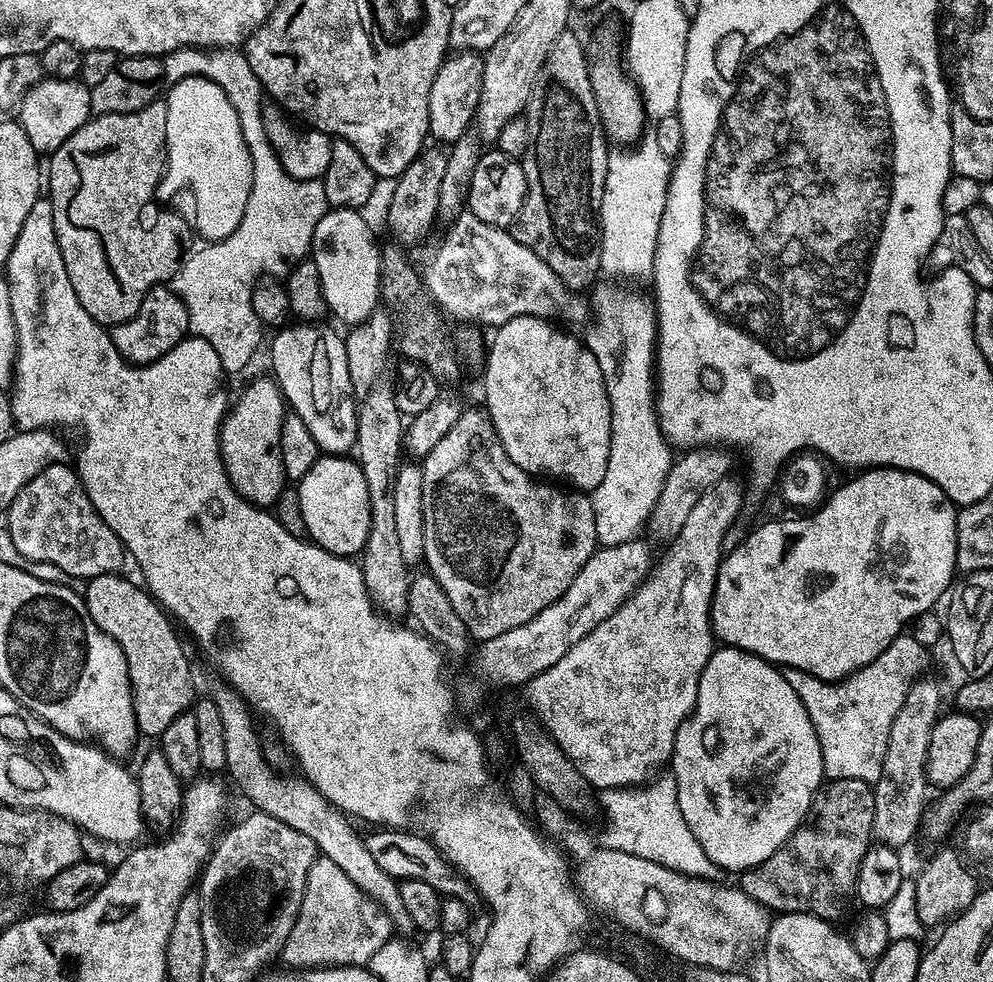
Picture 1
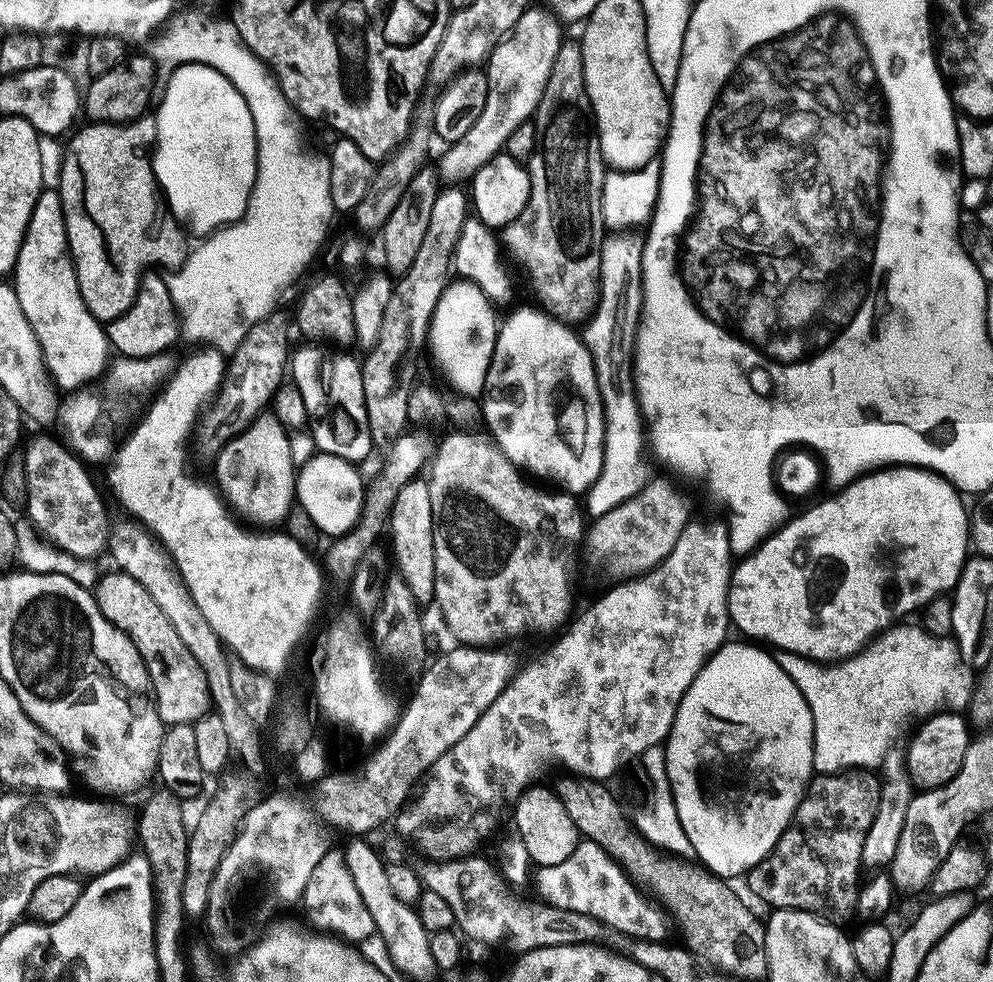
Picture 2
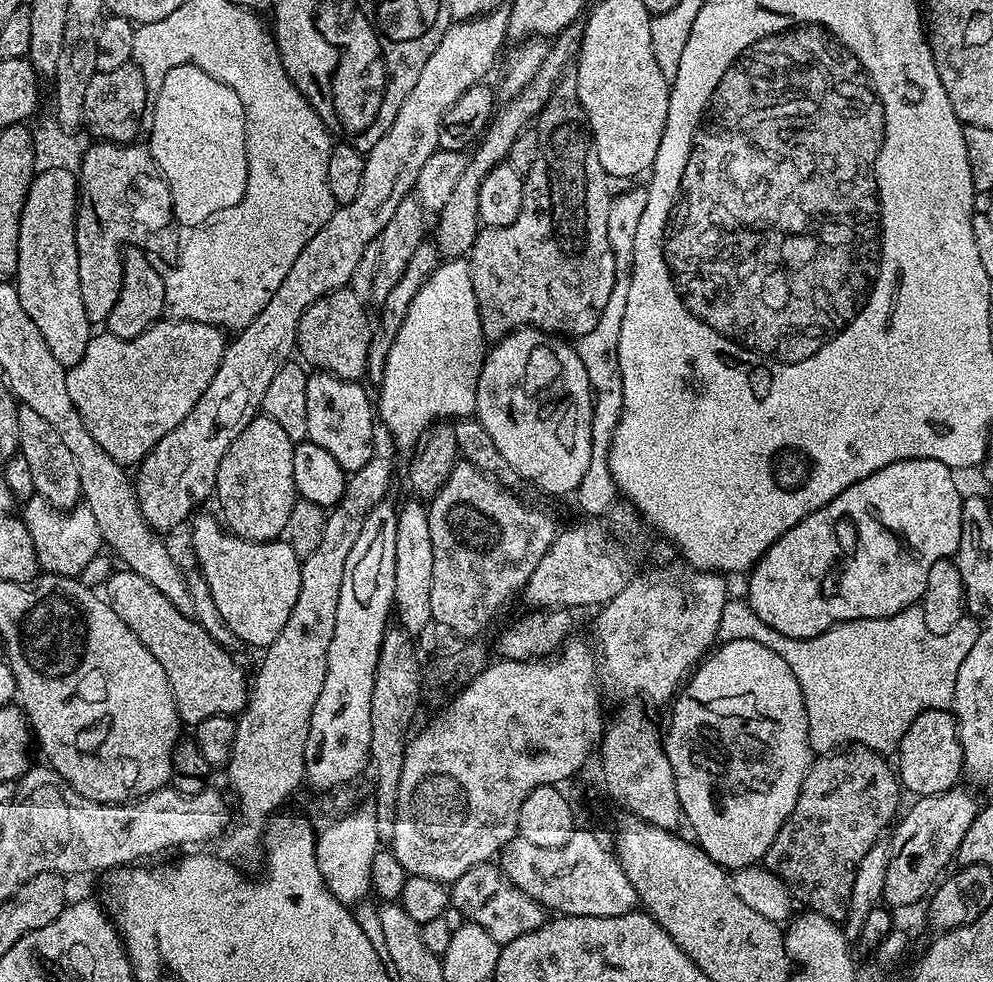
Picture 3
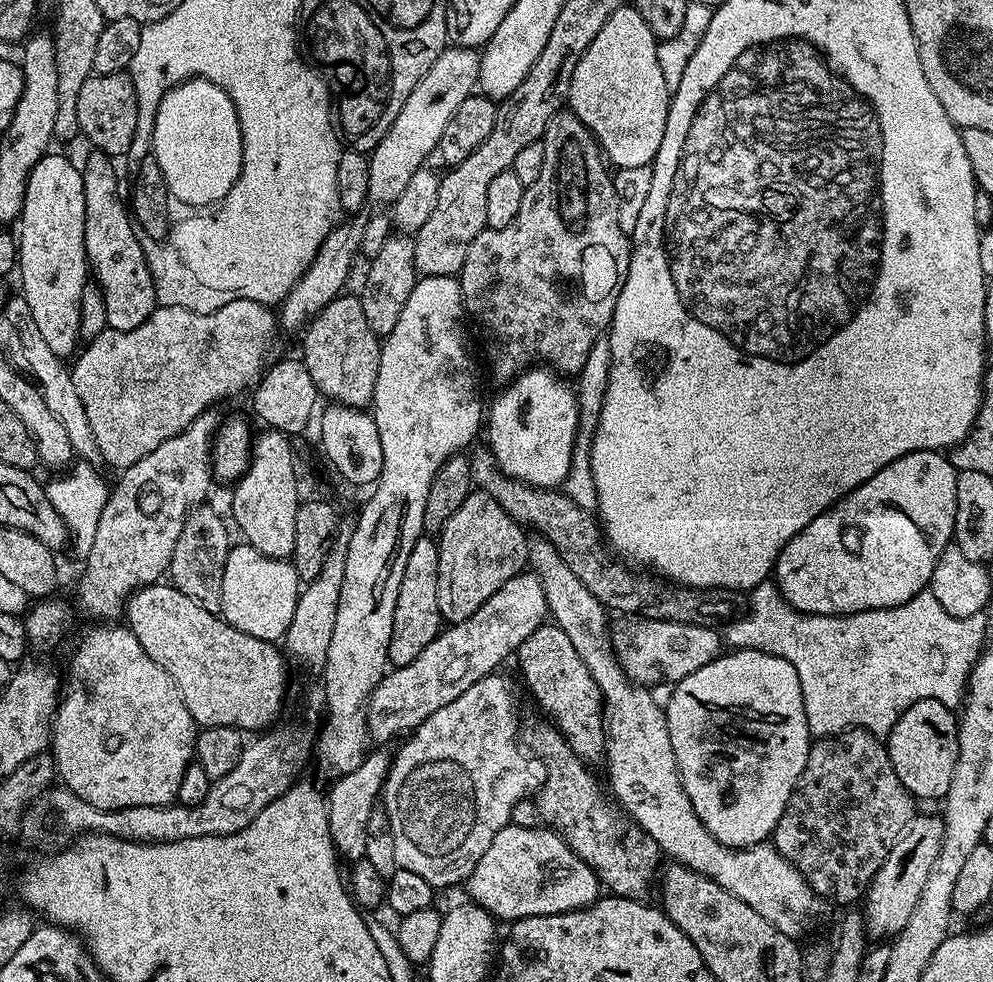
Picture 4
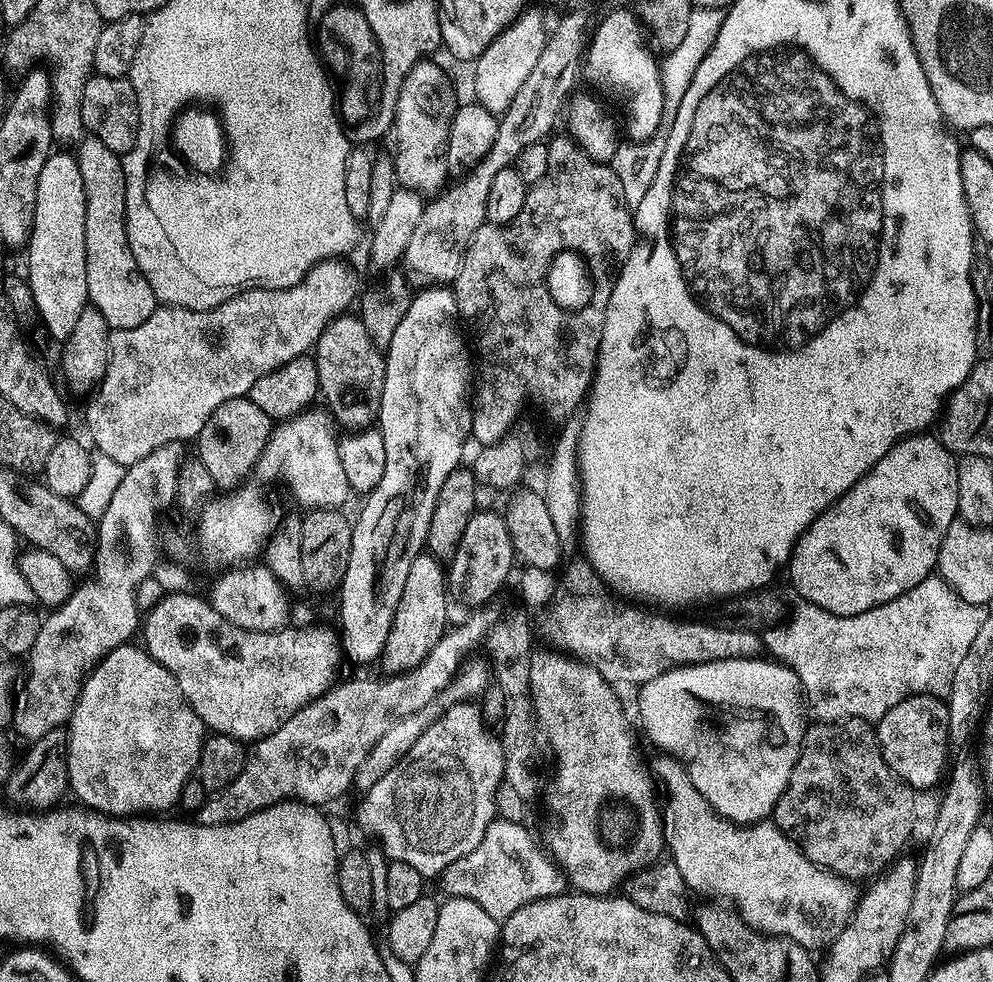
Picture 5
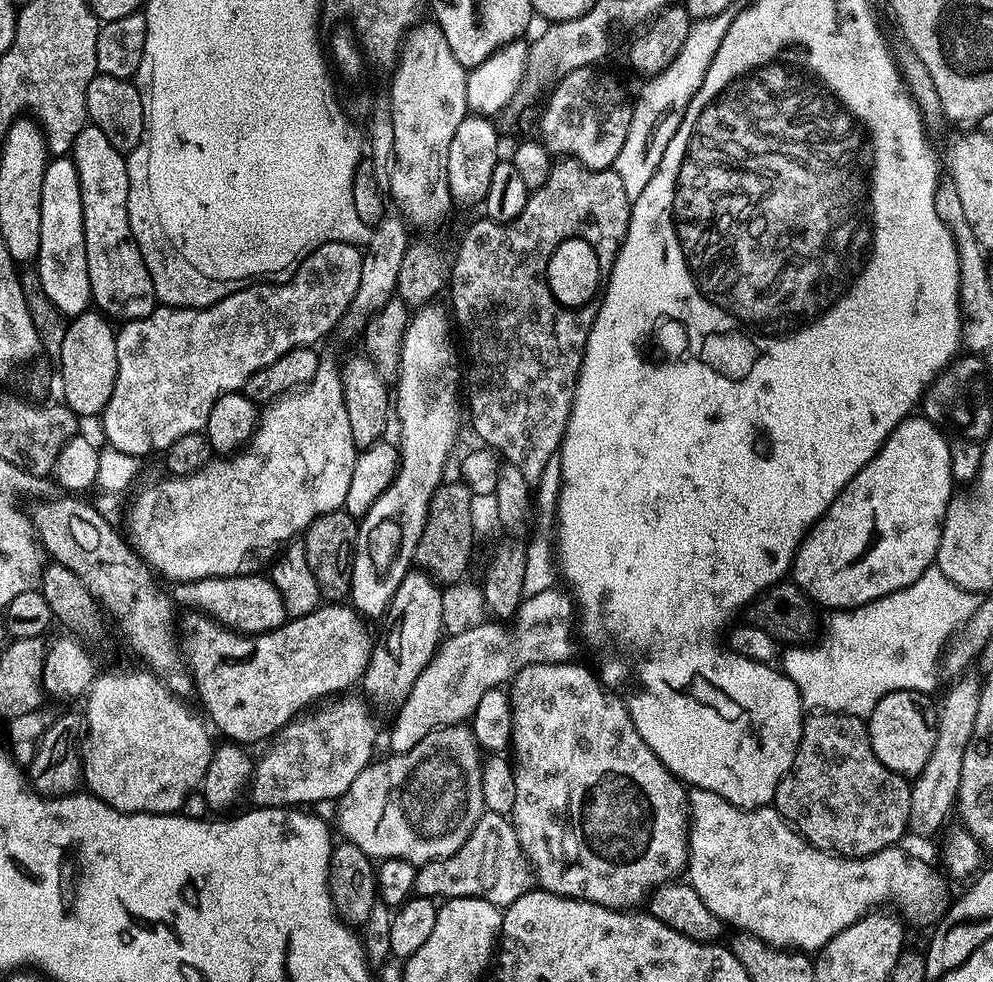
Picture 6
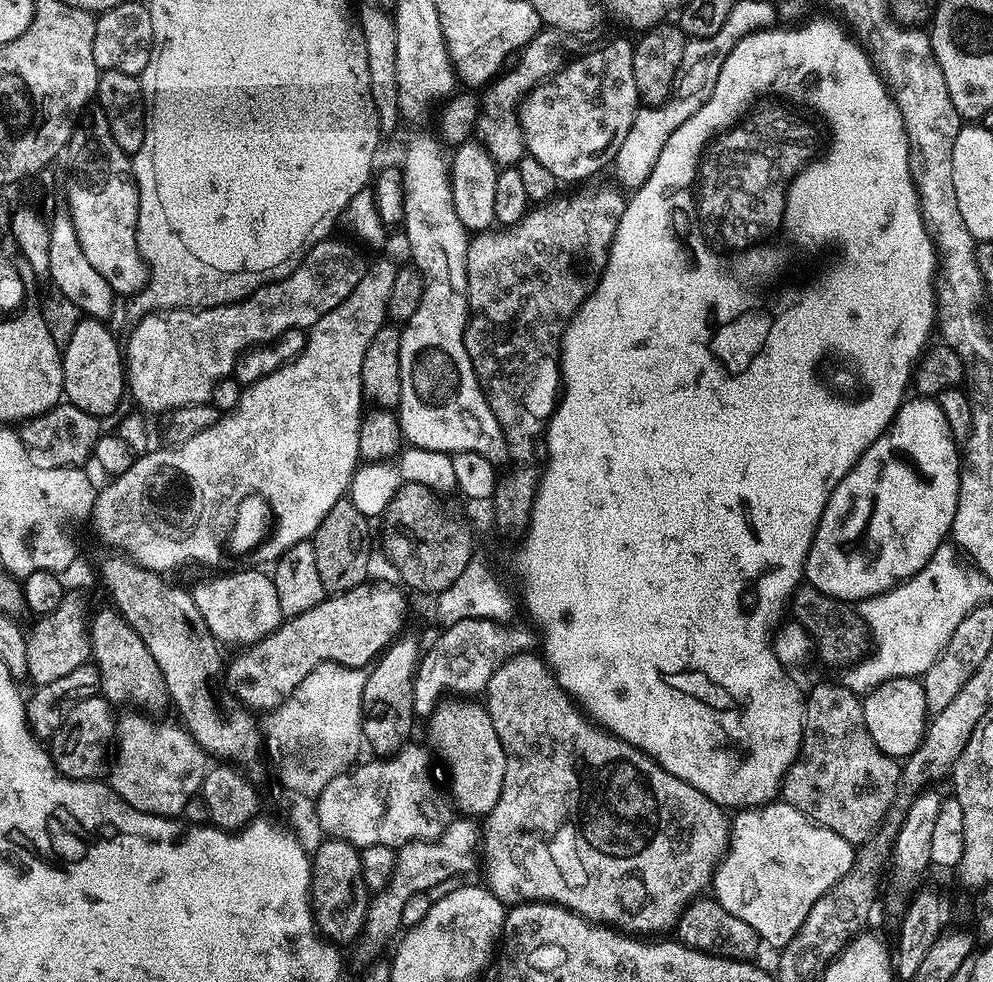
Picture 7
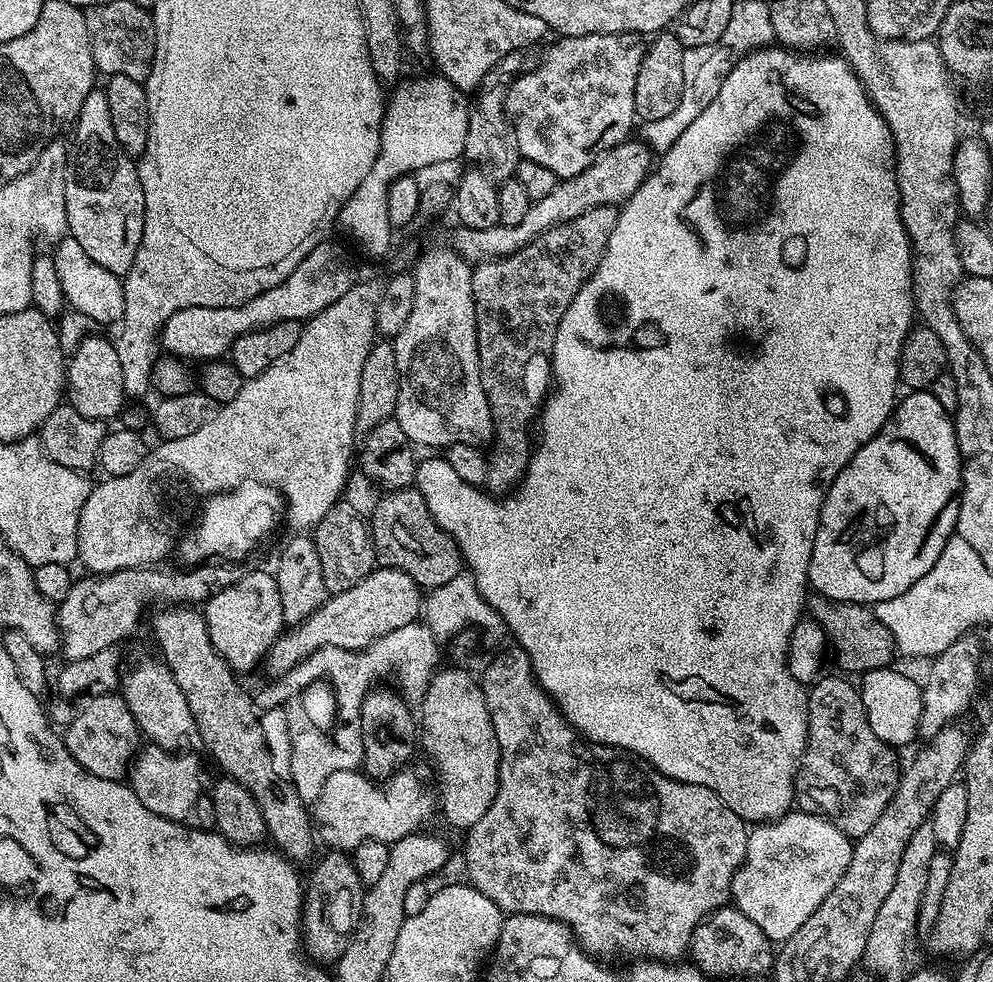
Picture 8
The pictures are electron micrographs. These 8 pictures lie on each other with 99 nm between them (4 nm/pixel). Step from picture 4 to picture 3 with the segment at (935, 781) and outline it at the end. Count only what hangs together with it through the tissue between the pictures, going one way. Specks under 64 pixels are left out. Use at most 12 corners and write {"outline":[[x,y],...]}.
{"outline":[[931,708],[898,745],[913,797],[961,783],[964,751],[951,711]]}

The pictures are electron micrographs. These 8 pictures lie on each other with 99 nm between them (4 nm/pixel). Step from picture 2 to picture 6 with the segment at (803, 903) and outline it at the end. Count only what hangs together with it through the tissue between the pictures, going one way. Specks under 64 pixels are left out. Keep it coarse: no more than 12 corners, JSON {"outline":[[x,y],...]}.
{"outline":[[816,710],[774,807],[816,848],[909,831],[905,777],[861,717]]}

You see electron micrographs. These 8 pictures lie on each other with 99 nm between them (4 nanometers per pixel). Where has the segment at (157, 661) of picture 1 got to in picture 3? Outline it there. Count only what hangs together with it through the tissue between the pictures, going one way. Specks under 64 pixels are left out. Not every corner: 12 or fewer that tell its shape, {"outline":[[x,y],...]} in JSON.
{"outline":[[131,570],[114,614],[158,658],[181,721],[235,717],[233,653]]}

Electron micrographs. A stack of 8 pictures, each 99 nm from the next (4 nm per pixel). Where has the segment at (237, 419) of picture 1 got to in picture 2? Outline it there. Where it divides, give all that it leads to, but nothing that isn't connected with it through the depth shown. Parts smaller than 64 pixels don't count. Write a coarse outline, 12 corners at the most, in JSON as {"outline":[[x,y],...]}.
{"outline":[[276,415],[216,453],[219,495],[241,521],[283,525],[298,465]]}

